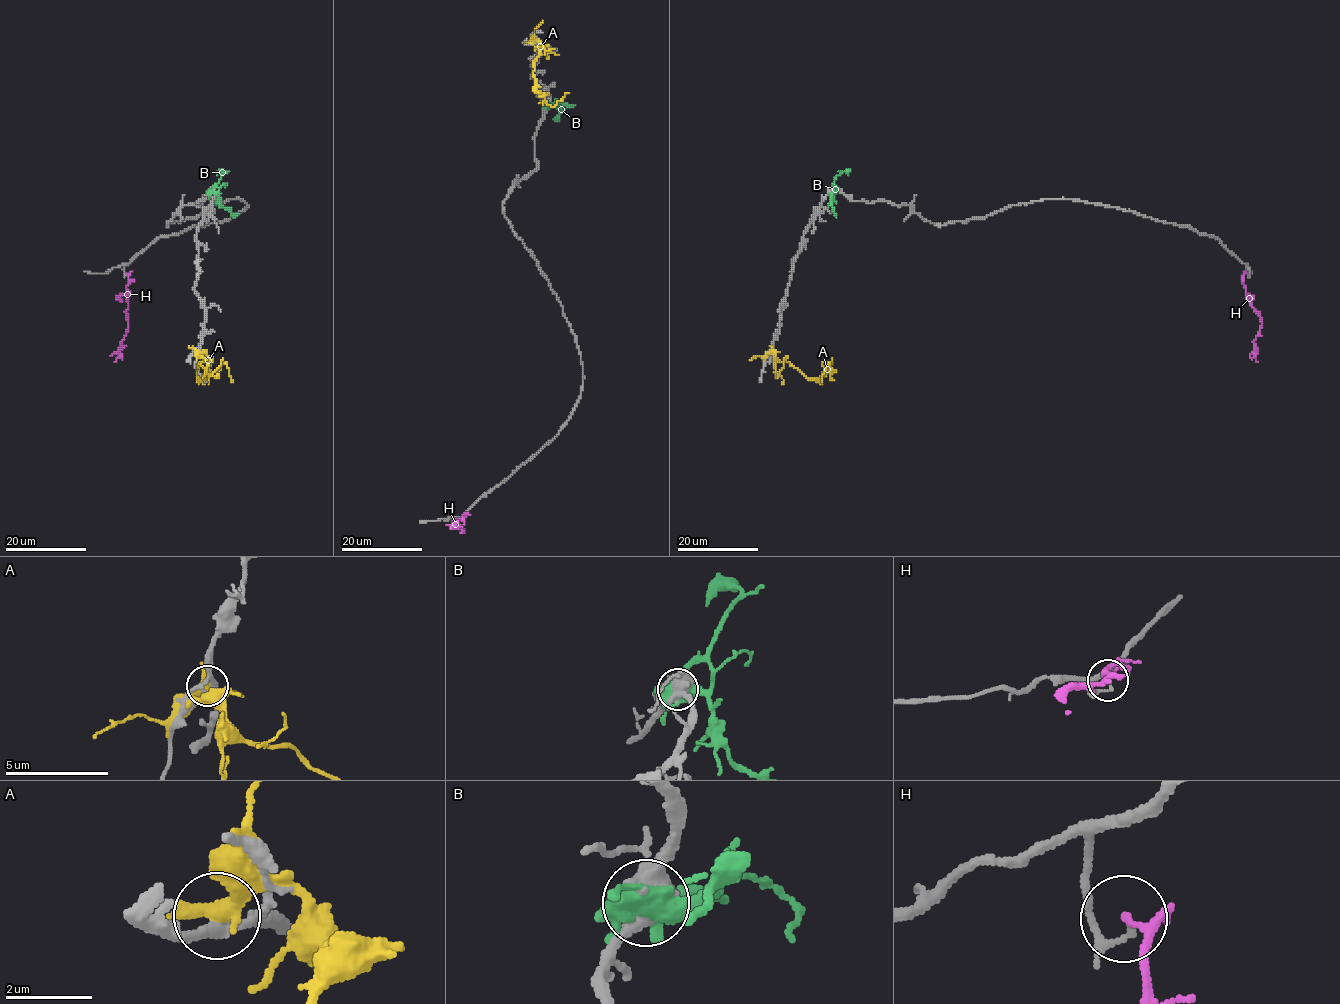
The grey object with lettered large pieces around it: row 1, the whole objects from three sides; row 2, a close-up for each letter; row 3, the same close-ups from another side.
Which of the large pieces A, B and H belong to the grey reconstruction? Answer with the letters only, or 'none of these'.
none of these

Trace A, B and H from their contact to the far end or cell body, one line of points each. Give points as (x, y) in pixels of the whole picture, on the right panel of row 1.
A: (772, 350), (769, 352), (807, 378), (818, 378), (826, 371), (835, 371), (829, 361), (821, 376), (822, 382)
B: (834, 191), (831, 204), (836, 215)
H: (1246, 273), (1242, 278), (1246, 300), (1259, 316), (1261, 328), (1254, 341), (1257, 362)

